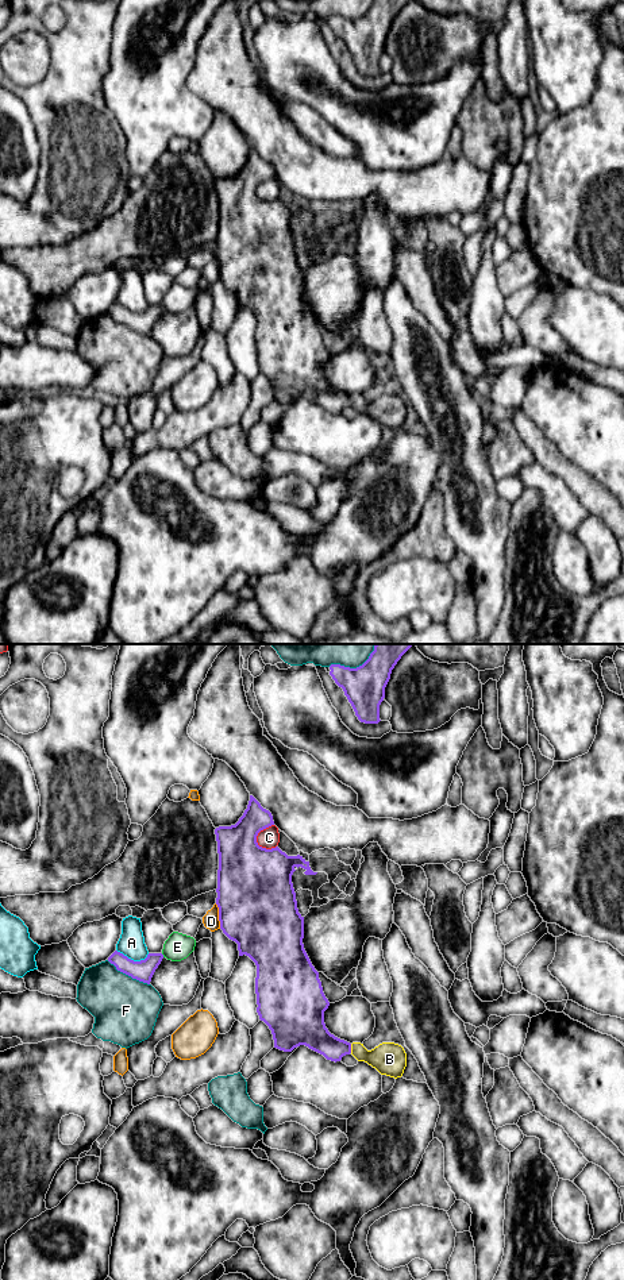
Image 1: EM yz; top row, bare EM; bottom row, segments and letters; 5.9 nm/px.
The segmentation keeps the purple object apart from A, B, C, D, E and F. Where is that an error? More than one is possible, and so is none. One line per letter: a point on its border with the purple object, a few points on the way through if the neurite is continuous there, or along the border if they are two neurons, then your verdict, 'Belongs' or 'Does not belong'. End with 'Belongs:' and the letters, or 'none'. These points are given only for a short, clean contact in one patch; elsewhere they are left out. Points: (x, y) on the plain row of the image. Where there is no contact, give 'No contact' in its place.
A: Touches purple at yz (133, 312). Does not belong
B: Touches purple at yz (350, 400). Path across: yz (312, 384), (332, 400), (350, 400), (366, 408), (389, 411). Belongs
C: Touches purple at yz (258, 184). Does not belong
D: Touches purple at yz (219, 268). Does not belong
E: Touches purple at yz (162, 307). Does not belong
F: Touches purple at yz (128, 327). Does not belong
Belongs: B

